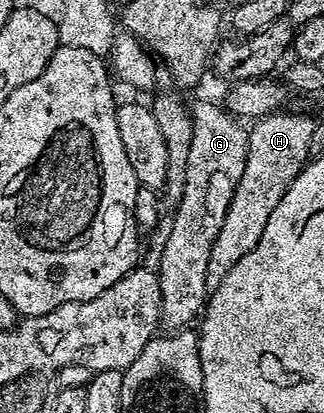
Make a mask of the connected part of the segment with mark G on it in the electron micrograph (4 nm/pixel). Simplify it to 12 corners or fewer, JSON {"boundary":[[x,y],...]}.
{"boundary":[[214,102],[192,106],[182,198],[157,276],[161,325],[187,329],[208,297],[250,147]]}

